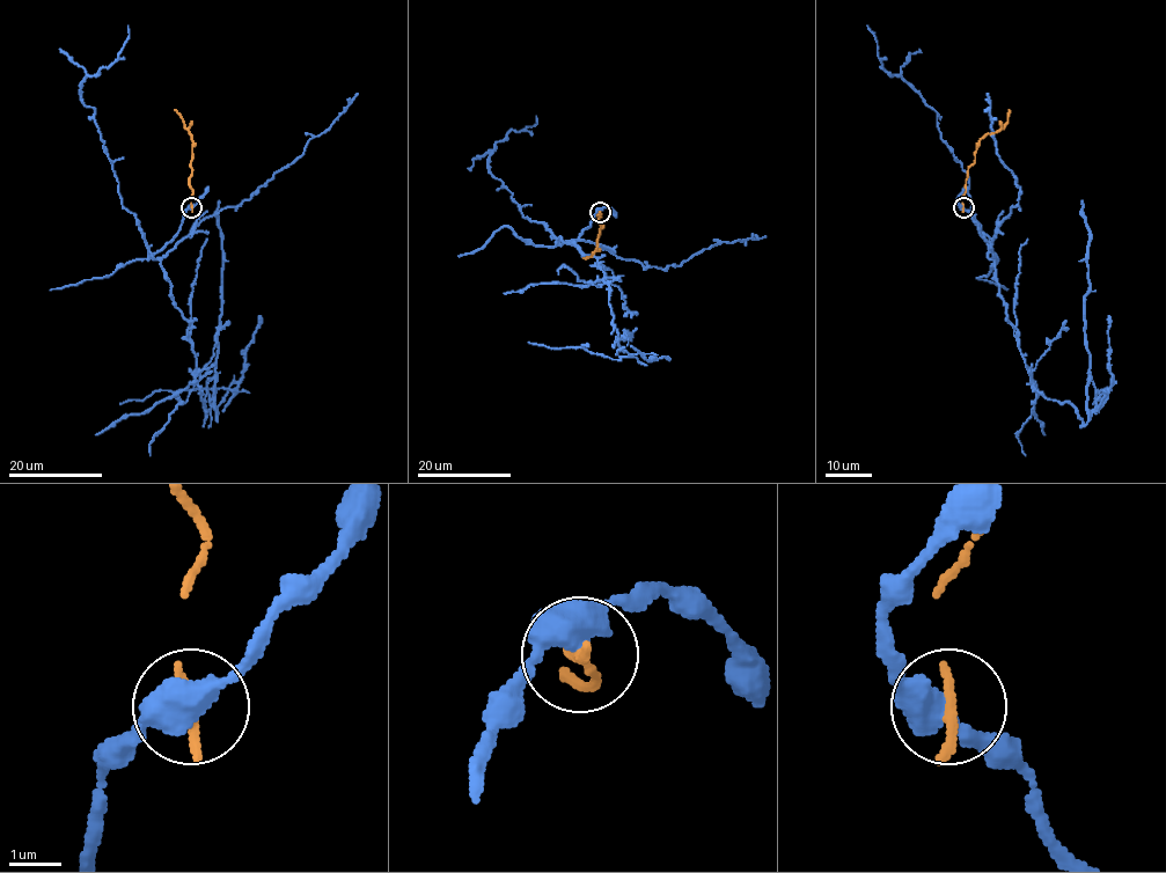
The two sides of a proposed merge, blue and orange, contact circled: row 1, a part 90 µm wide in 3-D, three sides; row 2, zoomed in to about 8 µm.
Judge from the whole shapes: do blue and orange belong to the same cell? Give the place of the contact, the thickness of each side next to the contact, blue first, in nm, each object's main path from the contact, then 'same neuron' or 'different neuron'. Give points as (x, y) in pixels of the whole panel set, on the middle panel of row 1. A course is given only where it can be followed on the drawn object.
at (600, 212); 500 nm thick on the blue side, 240 nm on the other; blue runs (600, 211), (577, 239), (556, 241), (560, 236), (596, 259), (608, 286), (611, 331), (629, 338), (626, 330); orange runs (600, 212), (596, 250), (591, 257), (582, 258); different neuron

